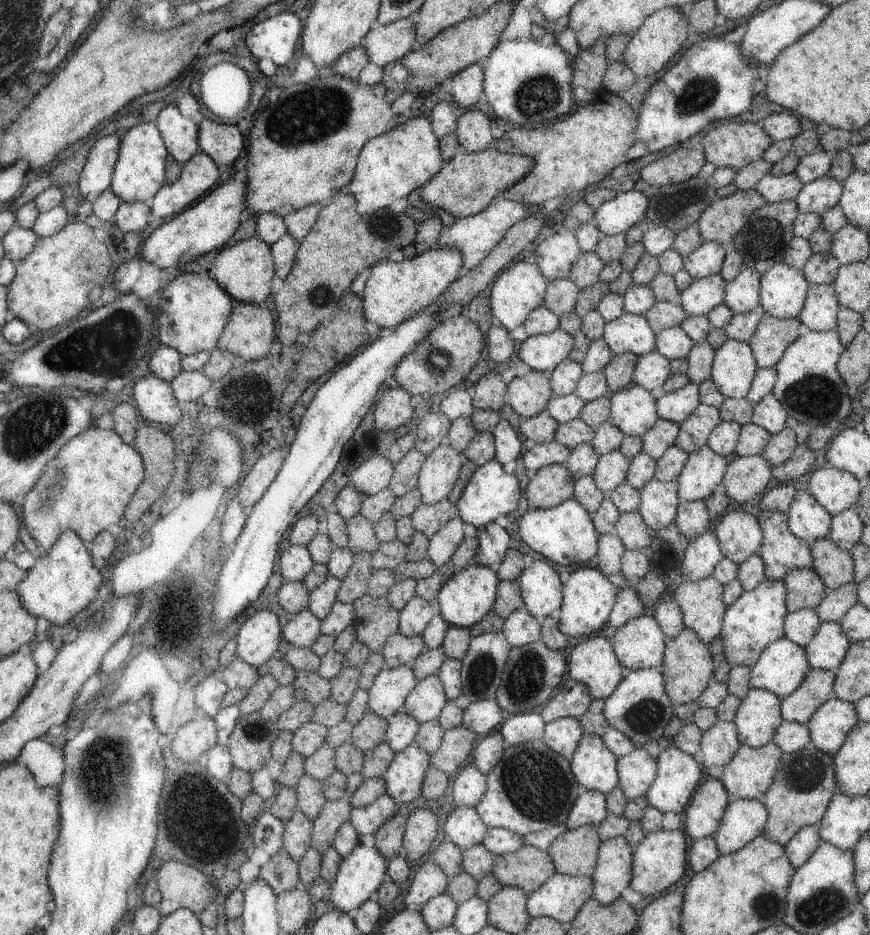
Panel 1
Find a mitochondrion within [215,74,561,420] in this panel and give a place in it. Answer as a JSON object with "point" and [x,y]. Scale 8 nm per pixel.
{"point":[329,109]}

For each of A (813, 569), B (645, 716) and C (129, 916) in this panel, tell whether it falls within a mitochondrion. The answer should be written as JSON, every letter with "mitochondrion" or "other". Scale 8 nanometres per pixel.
{"A":"other","B":"mitochondrion","C":"other"}

